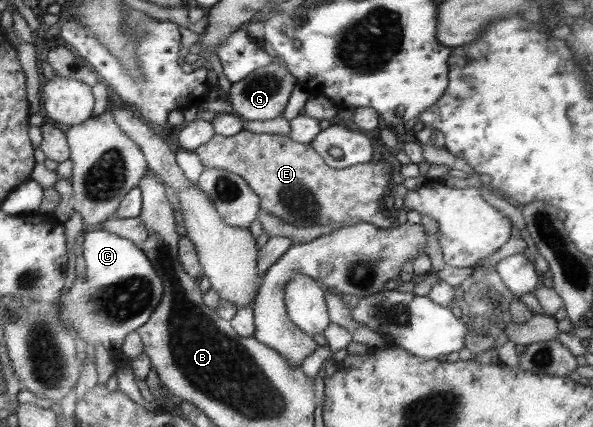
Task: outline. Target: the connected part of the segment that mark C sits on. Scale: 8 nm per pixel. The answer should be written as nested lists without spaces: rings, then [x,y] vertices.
[[[102,230],[86,232],[84,236],[83,257],[87,265],[86,279],[80,281],[75,276],[74,285],[64,293],[62,301],[62,317],[68,325],[68,329],[78,333],[85,343],[92,345],[94,349],[98,345],[103,345],[107,351],[122,349],[126,334],[132,330],[142,327],[161,304],[162,296],[165,295],[164,279],[157,273],[153,262],[149,256],[140,251],[129,238],[120,237],[118,234]]]

